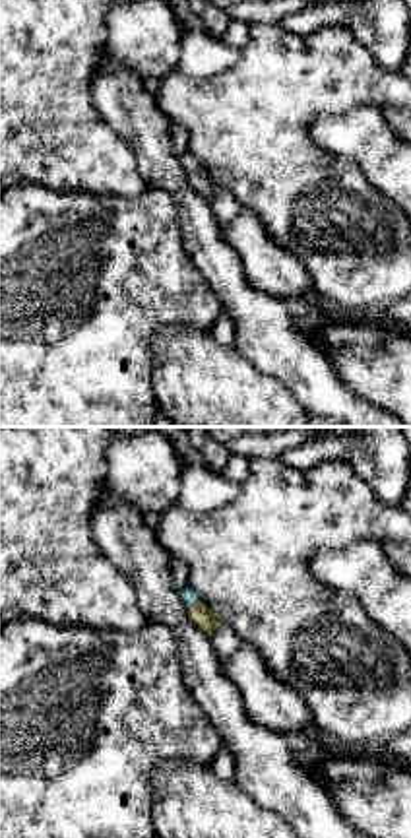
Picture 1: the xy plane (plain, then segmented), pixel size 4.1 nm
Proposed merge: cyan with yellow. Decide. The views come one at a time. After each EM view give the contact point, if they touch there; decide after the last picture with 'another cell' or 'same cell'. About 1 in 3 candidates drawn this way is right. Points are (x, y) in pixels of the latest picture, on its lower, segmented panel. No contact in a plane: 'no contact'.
contact (192, 602)

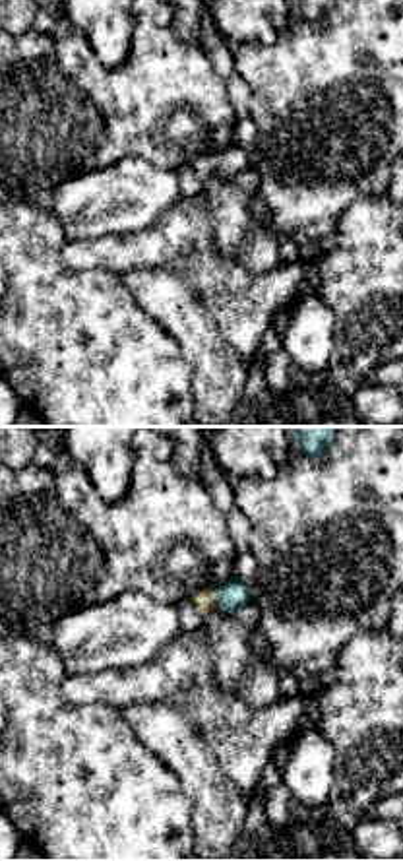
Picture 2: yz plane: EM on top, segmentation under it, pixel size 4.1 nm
contact (217, 598)

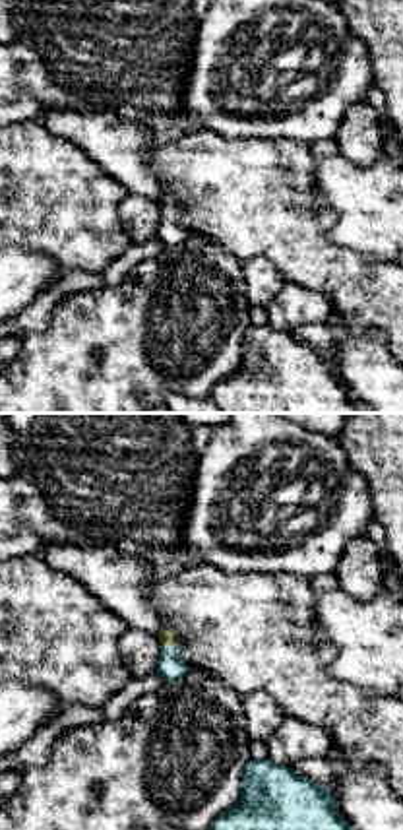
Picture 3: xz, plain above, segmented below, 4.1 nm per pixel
contact (169, 648)

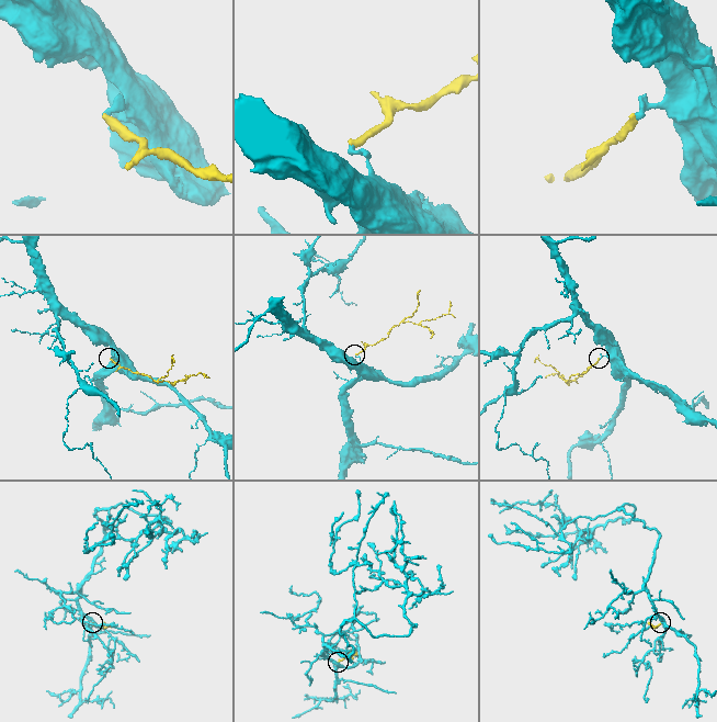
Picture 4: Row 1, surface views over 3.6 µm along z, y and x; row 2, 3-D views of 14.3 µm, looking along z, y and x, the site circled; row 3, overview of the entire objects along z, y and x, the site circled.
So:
same cell

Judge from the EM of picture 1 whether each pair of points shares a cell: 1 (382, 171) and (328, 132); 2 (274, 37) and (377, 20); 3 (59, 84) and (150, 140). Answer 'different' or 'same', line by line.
1: same
2: different
3: different

